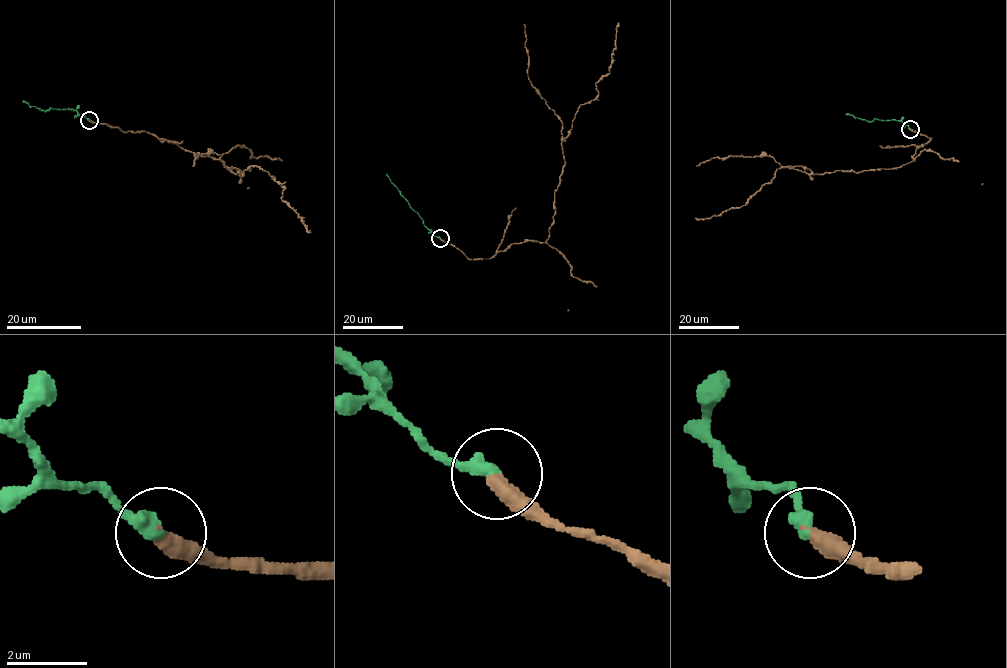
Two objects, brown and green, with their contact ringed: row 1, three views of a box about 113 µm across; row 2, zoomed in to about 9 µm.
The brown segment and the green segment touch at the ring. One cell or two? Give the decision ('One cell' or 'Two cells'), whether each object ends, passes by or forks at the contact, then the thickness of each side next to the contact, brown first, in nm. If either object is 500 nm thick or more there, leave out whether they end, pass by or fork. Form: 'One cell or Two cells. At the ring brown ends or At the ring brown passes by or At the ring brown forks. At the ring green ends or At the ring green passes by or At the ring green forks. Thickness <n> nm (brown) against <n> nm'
Two cells. At the ring brown ends. At the ring green ends. Thickness 440 nm (brown) against 400 nm

